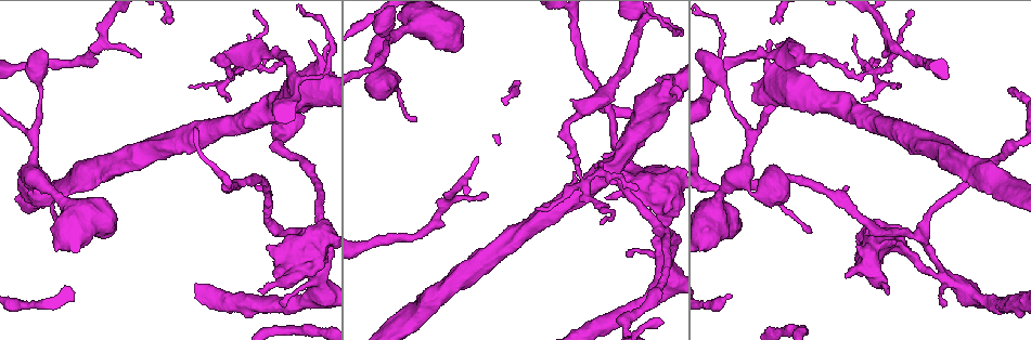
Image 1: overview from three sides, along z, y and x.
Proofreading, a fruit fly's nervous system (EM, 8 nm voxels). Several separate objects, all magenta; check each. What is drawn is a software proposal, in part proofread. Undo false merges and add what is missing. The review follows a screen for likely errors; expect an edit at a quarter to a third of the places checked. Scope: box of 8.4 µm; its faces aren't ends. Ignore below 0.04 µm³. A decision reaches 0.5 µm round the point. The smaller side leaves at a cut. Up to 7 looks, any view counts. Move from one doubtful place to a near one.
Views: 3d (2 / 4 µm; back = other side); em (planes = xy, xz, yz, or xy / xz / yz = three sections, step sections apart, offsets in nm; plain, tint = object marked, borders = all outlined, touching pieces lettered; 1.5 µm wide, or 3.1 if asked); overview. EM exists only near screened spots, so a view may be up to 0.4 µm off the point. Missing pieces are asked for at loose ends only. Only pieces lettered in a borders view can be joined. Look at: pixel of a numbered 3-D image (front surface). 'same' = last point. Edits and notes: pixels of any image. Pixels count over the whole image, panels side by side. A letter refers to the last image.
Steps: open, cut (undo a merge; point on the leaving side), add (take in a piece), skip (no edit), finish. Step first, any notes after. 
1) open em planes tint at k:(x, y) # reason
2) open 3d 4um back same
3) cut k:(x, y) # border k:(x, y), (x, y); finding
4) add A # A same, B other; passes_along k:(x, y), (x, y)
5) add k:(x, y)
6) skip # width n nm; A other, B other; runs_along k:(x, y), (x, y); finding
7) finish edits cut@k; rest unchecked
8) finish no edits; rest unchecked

open em xz step 4 borders at 1:(870, 74) # narrows sharply

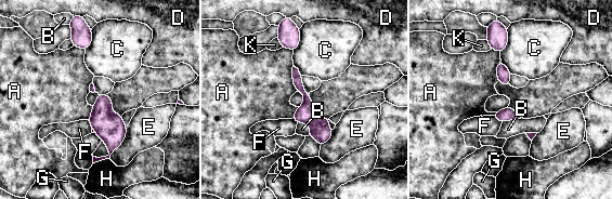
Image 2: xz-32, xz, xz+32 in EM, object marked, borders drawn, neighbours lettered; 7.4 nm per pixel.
open em planes borders same # another direction

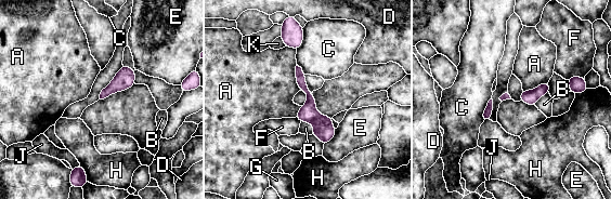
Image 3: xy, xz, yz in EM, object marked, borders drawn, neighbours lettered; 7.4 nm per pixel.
skip # longest_contact A 220 nm; A other, B other, C other, D other, E other, F other, G other, H other, J other, K other; border 3:(548, 80), (531, 90), (522, 90); continuous, no second cell

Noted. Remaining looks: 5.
open em 3.1um planes plain at 1:(770, 40) # thin end

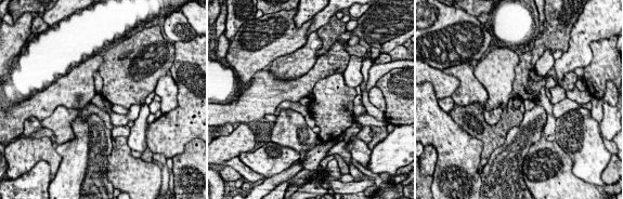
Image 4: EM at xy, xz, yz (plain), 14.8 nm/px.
open em 3.1um planes tint same # with the object marked

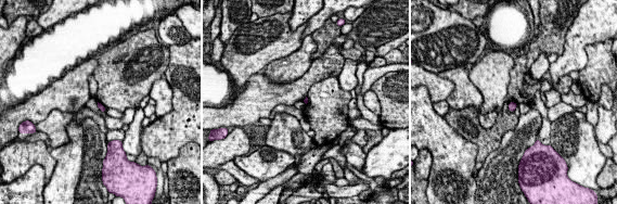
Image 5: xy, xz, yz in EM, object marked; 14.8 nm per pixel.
open em 3.1um planes borders same

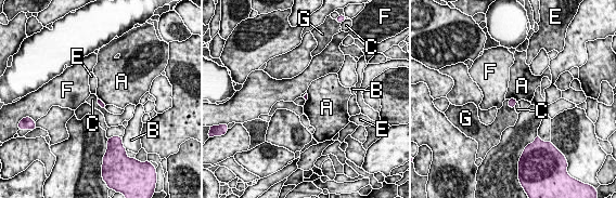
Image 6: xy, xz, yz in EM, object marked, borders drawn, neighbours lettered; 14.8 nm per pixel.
skip # A other, B other, C other, E other, F other, G other; border 6:(97, 98), (97, 102), (104, 109); none of them fits

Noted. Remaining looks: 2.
finish no edits; rest unchecked

